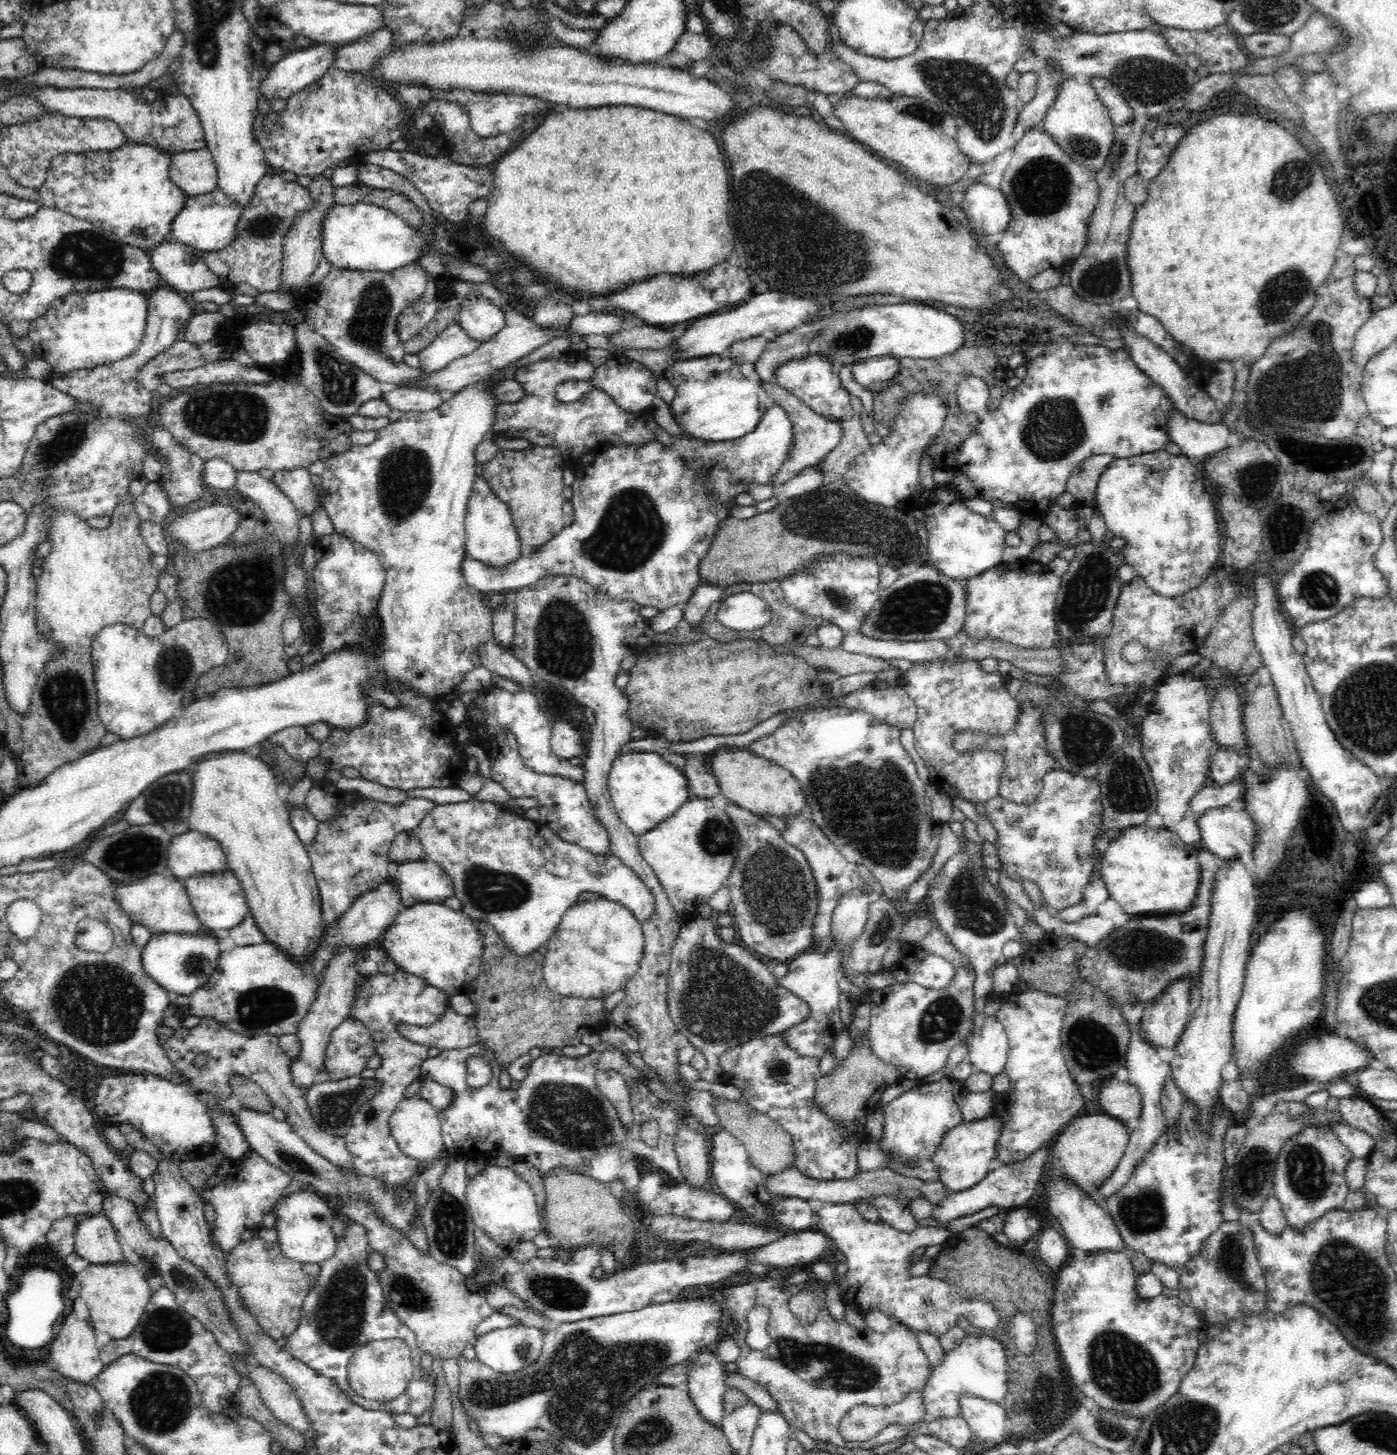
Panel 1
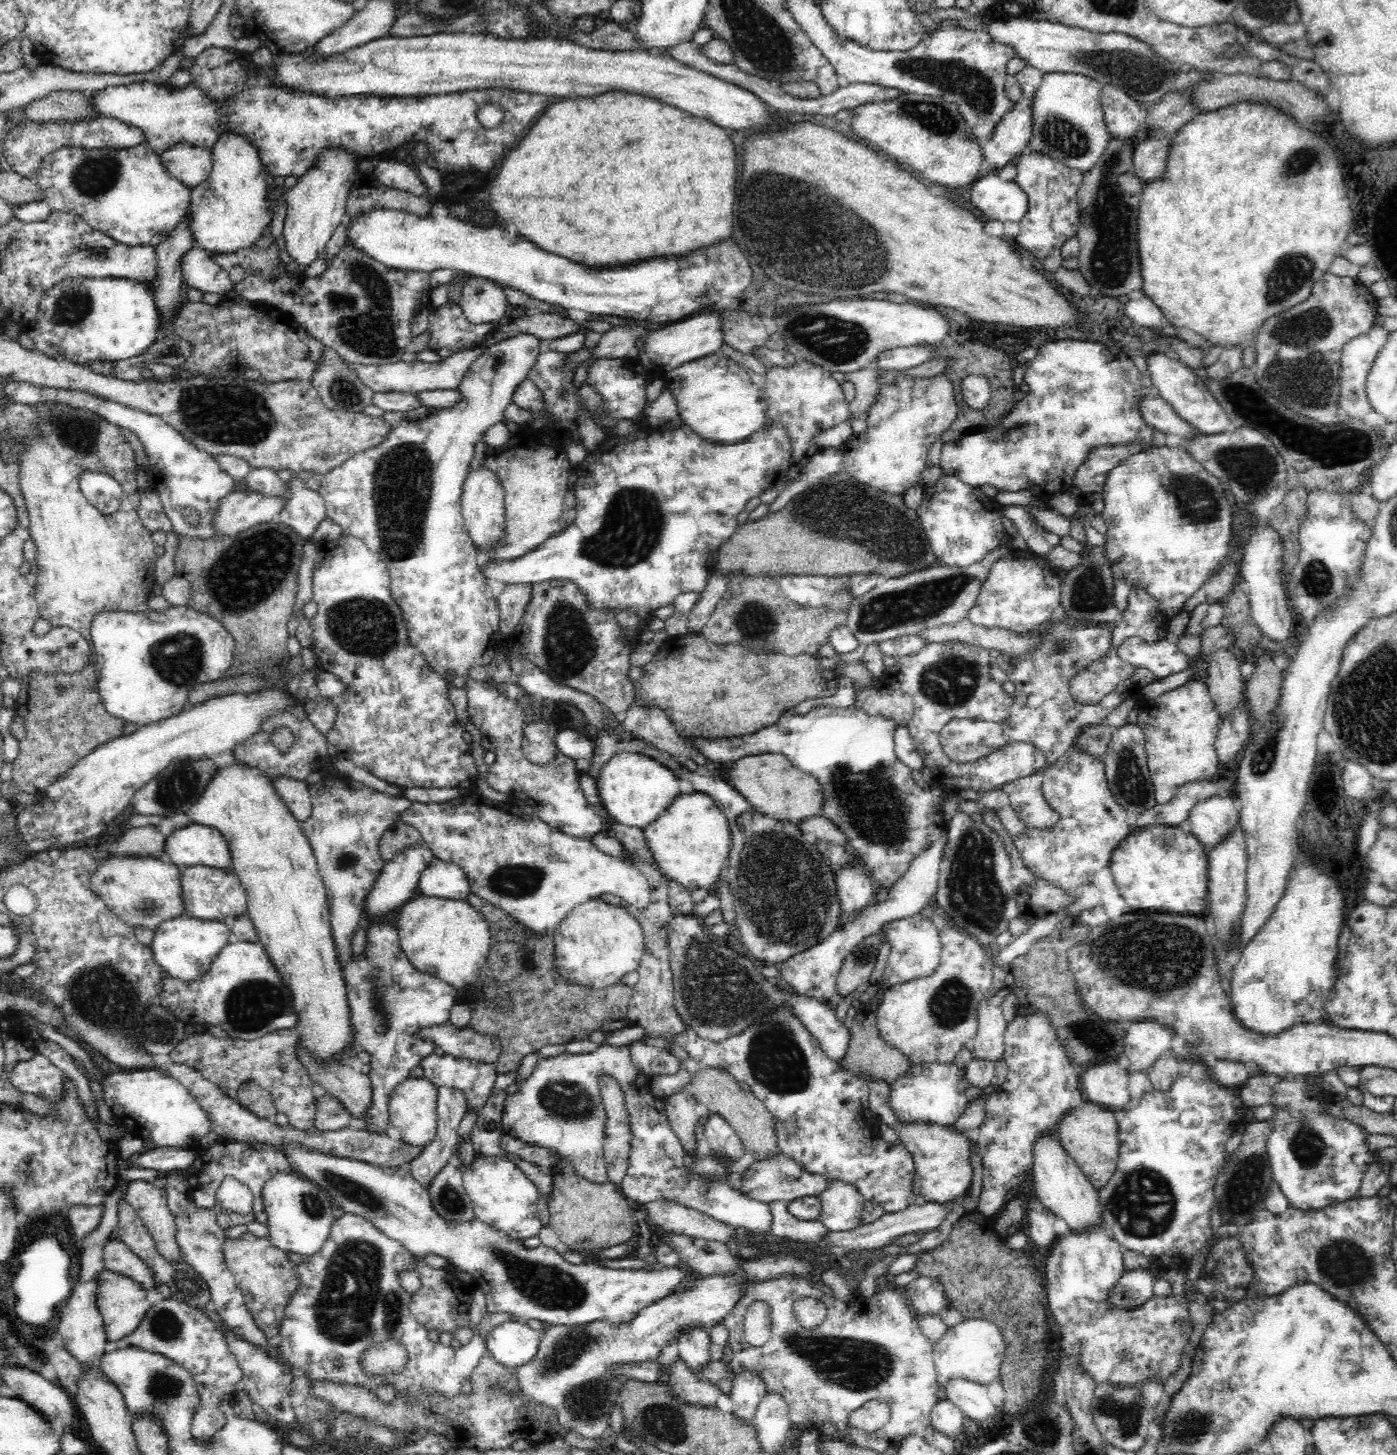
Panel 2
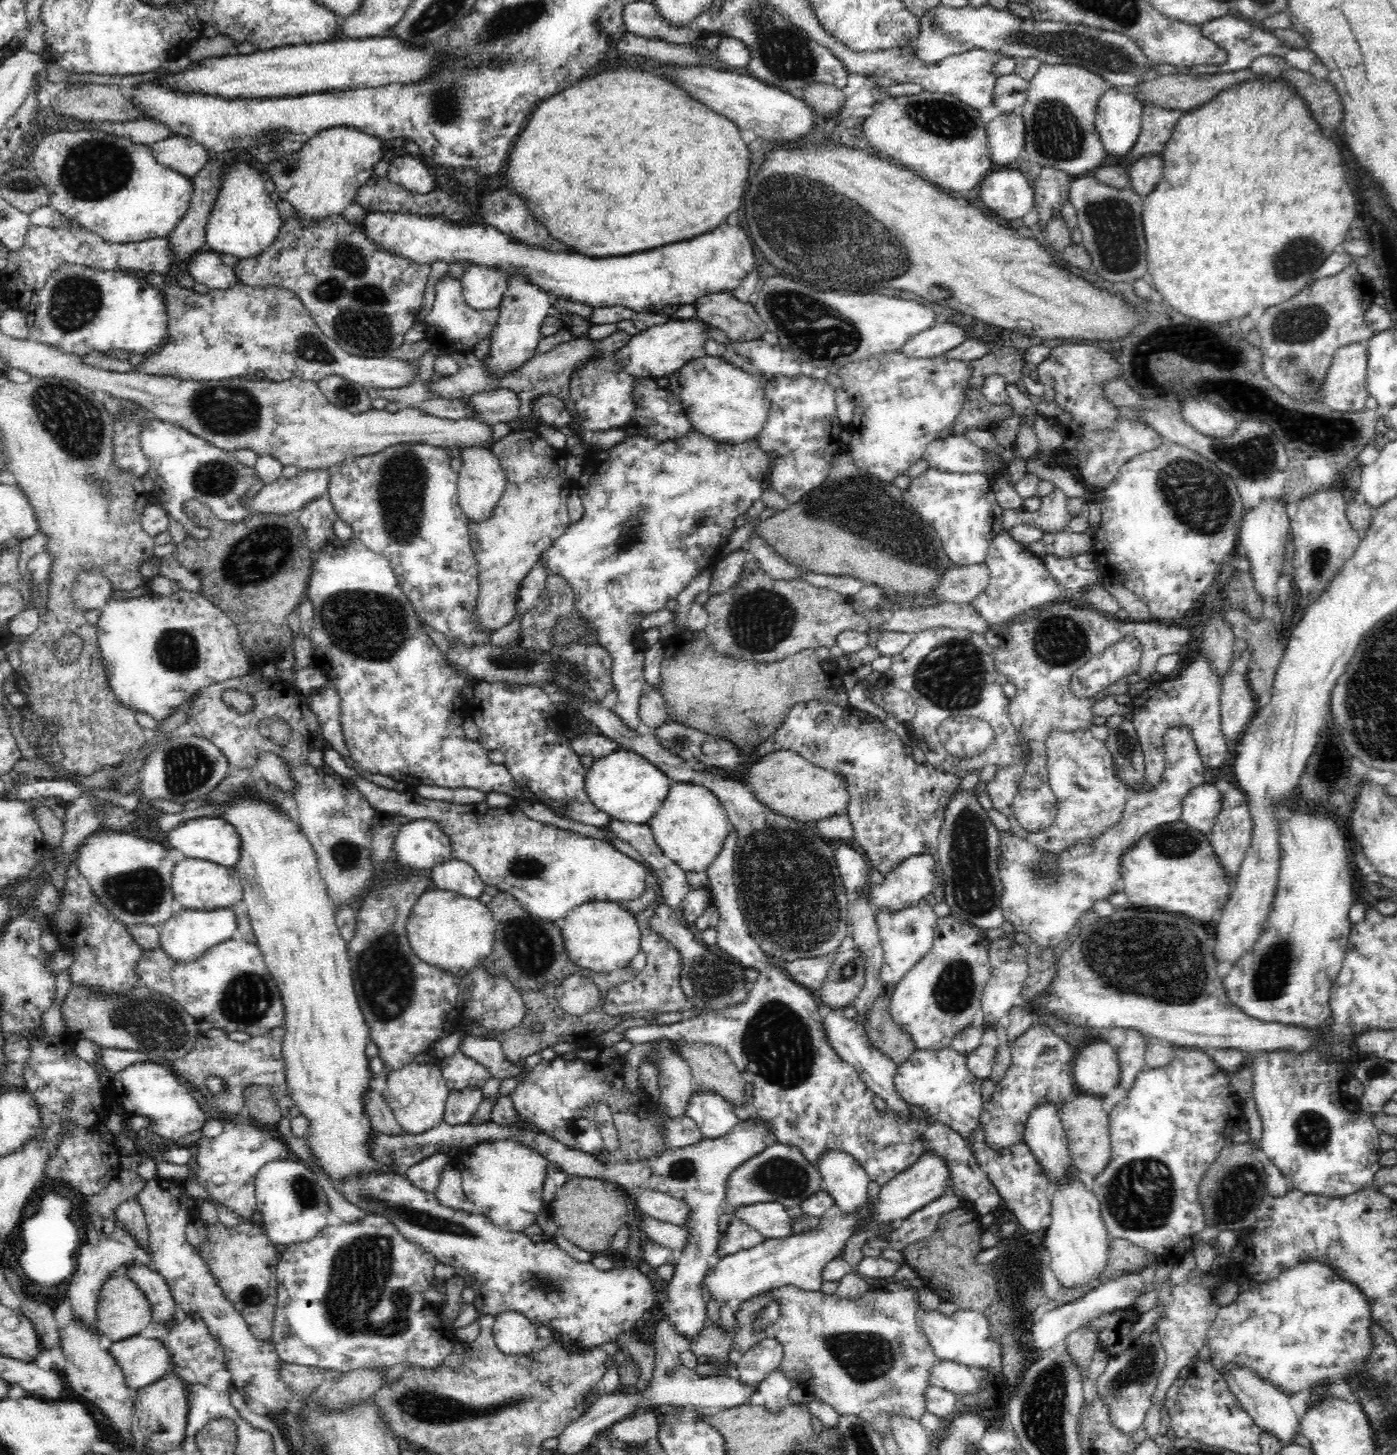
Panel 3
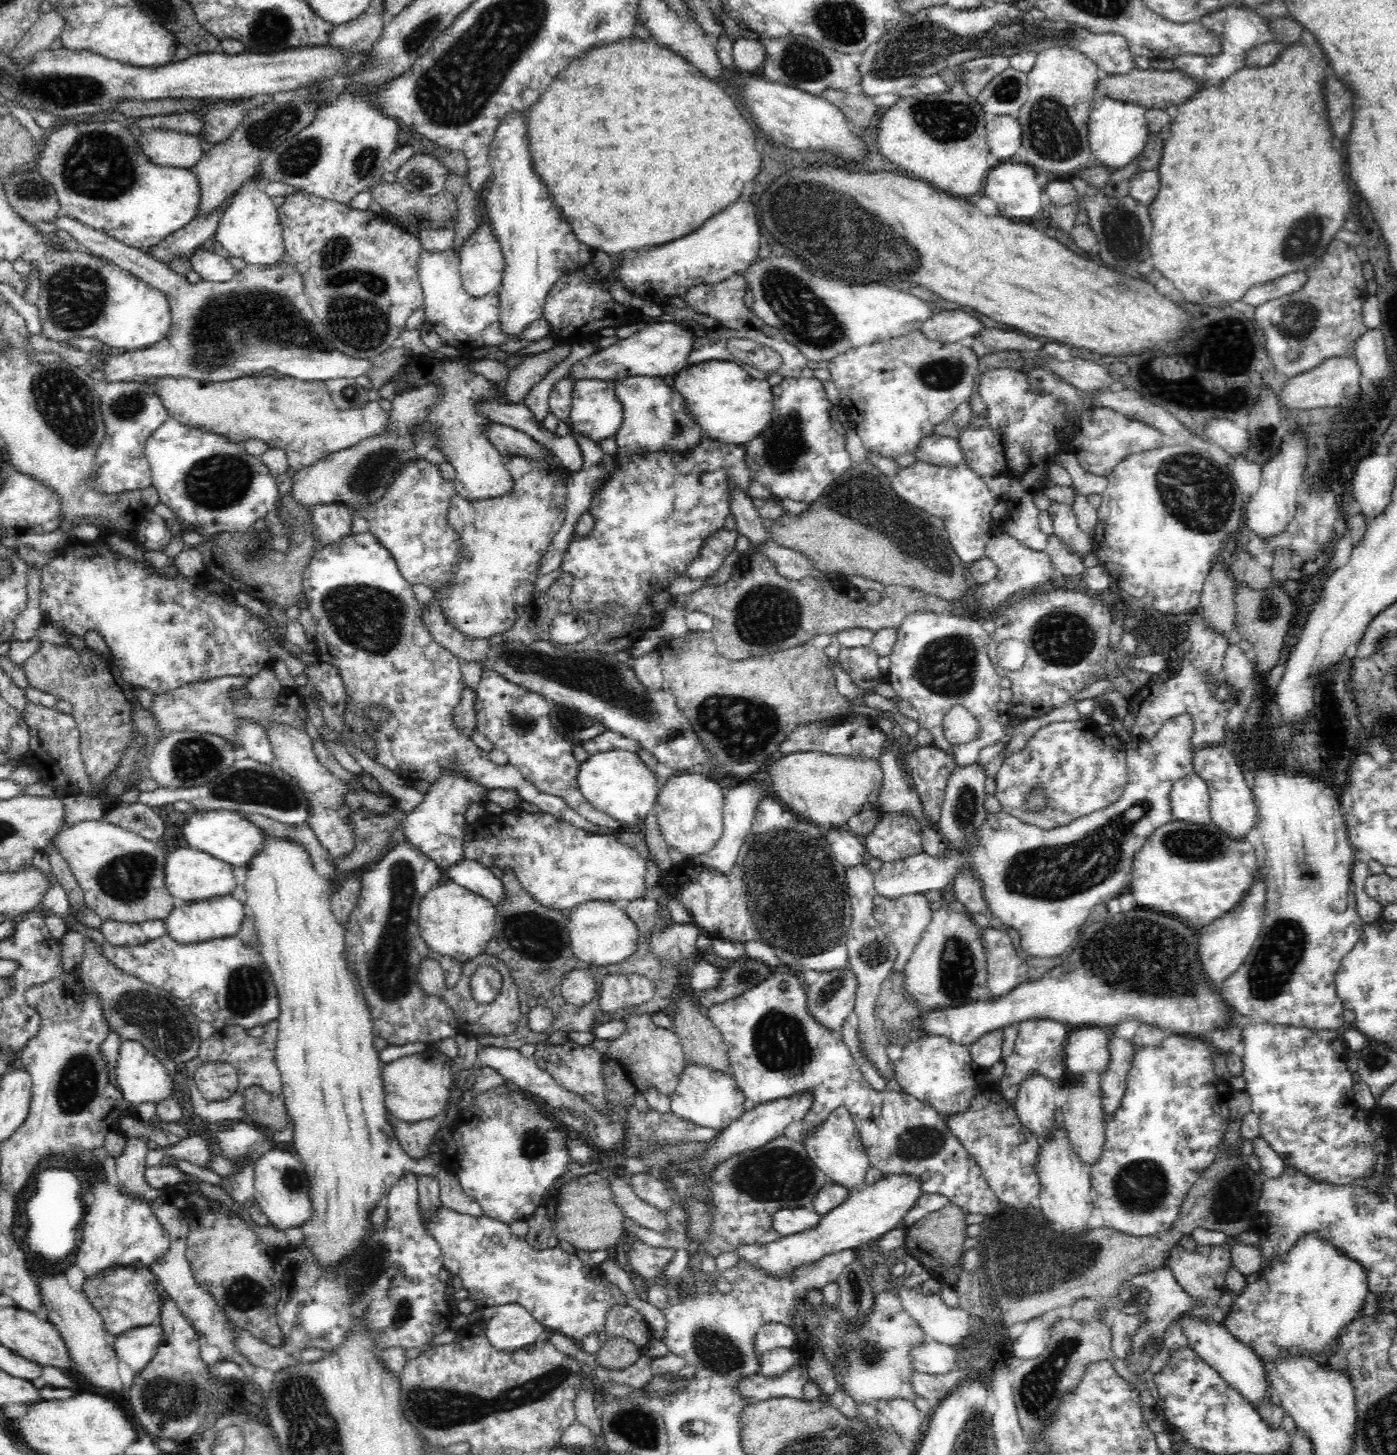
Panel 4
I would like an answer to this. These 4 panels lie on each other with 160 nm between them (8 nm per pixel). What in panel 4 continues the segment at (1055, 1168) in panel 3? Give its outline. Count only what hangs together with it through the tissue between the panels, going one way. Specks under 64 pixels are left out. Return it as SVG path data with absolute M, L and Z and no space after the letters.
M1030 1074L1018 1090L1018 1096L1014 1100L1014 1109L1017 1112L1020 1122L1024 1126L1030 1127L1032 1133L1038 1138L1041 1135L1046 1135L1052 1130L1053 1115L1056 1114L1056 1102L1054 1094L1056 1094L1057 1084L1052 1082L1047 1076L1041 1074Z

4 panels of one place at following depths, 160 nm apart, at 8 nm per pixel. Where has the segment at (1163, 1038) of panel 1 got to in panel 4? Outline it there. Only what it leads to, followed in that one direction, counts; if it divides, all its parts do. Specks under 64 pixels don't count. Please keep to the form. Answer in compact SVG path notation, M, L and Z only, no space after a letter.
M1110 1037L1108 1050L1109 1060L1101 1077L1101 1110L1104 1112L1105 1124L1113 1118L1116 1109L1120 1108L1128 1082L1129 1062L1133 1058L1135 1044L1133 1040Z

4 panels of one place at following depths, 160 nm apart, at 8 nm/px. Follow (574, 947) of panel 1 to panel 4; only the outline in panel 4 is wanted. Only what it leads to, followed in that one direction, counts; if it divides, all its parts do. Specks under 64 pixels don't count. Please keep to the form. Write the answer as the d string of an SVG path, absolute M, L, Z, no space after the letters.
M589 901L567 912L571 950L582 962L596 967L620 964L638 948L640 935L636 923L612 901Z

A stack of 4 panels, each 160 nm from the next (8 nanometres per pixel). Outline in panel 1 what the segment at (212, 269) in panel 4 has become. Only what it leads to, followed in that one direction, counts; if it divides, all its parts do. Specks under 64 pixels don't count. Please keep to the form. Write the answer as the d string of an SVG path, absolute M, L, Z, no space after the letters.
M172 240L156 245L150 253L162 284L174 291L187 295L220 287L218 276L208 269L202 250Z

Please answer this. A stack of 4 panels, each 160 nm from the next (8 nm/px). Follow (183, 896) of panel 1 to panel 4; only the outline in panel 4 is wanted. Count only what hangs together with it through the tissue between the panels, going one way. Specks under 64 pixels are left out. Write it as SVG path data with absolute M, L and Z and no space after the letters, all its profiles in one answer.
M83 821L69 824L56 831L49 840L53 840L44 850L54 848L62 854L68 863L78 887L82 889L84 901L88 909L93 910L103 921L138 924L148 920L165 920L177 905L177 901L169 894L165 884L166 852L147 838L124 830L104 821Z

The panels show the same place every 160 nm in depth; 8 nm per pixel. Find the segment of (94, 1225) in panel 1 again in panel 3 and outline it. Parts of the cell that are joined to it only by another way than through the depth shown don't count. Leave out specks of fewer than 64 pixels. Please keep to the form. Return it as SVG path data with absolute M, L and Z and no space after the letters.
M144 1264L126 1266L123 1273L135 1280L136 1286L147 1295L152 1306L153 1319L164 1326L172 1326L176 1320L175 1300L165 1279Z

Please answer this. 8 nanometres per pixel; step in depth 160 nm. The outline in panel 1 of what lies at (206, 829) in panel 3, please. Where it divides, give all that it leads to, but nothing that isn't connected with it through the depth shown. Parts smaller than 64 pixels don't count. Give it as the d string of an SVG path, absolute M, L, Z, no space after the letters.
M199 831L174 835L169 842L167 863L170 872L183 881L194 874L210 874L227 869L223 846Z

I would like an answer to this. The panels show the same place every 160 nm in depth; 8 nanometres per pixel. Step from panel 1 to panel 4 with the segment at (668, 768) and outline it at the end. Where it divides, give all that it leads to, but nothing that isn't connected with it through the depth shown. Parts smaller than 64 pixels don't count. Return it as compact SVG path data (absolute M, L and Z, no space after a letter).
M626 750L601 751L590 755L580 764L577 785L589 805L622 822L625 827L645 822L653 813L661 788L657 776L640 760L639 755Z

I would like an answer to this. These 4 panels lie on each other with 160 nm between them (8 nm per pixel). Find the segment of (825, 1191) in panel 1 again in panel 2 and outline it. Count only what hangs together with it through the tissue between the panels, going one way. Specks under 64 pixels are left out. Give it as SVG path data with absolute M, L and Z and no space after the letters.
M778 1152L771 1157L757 1159L744 1172L741 1178L740 1192L748 1197L765 1203L774 1201L792 1202L804 1196L820 1196L828 1186L828 1179L822 1174L812 1174L804 1170L795 1159Z

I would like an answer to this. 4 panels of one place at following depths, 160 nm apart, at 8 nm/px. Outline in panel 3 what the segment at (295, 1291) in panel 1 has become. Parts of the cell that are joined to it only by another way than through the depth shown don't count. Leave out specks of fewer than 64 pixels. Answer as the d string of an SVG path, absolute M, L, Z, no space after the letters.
M242 1220L235 1227L226 1227L222 1223L215 1225L207 1224L204 1242L196 1248L200 1258L208 1266L209 1273L225 1299L230 1302L241 1316L248 1323L248 1328L258 1340L270 1341L273 1333L273 1320L277 1306L277 1265L280 1263L281 1253L276 1250L274 1245L267 1237L262 1227L251 1220Z

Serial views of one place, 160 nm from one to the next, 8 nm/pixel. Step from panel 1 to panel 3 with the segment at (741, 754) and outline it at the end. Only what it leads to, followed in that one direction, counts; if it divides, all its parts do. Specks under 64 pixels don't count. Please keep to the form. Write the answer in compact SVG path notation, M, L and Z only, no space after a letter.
M790 750L775 751L760 757L750 763L746 770L744 785L755 792L760 803L771 807L772 810L794 818L796 821L820 822L830 816L846 814L846 809L851 800L848 792L847 780L839 772L815 766L804 759L804 756Z

